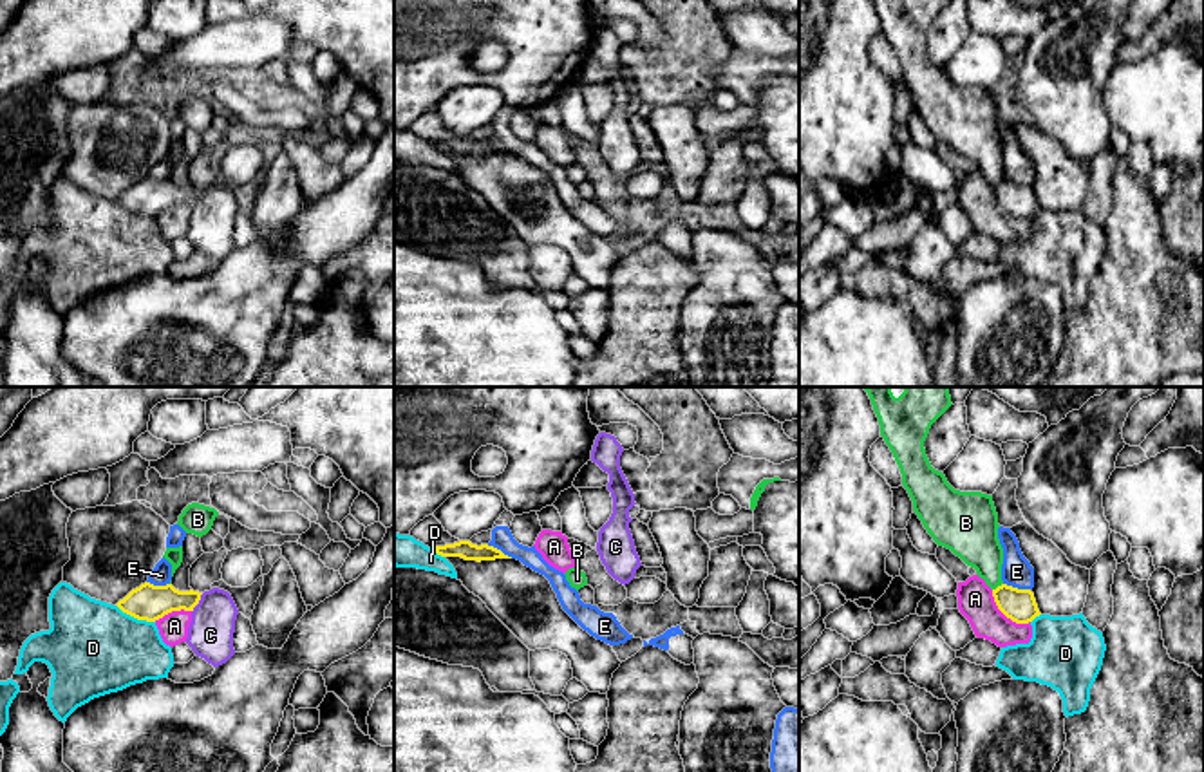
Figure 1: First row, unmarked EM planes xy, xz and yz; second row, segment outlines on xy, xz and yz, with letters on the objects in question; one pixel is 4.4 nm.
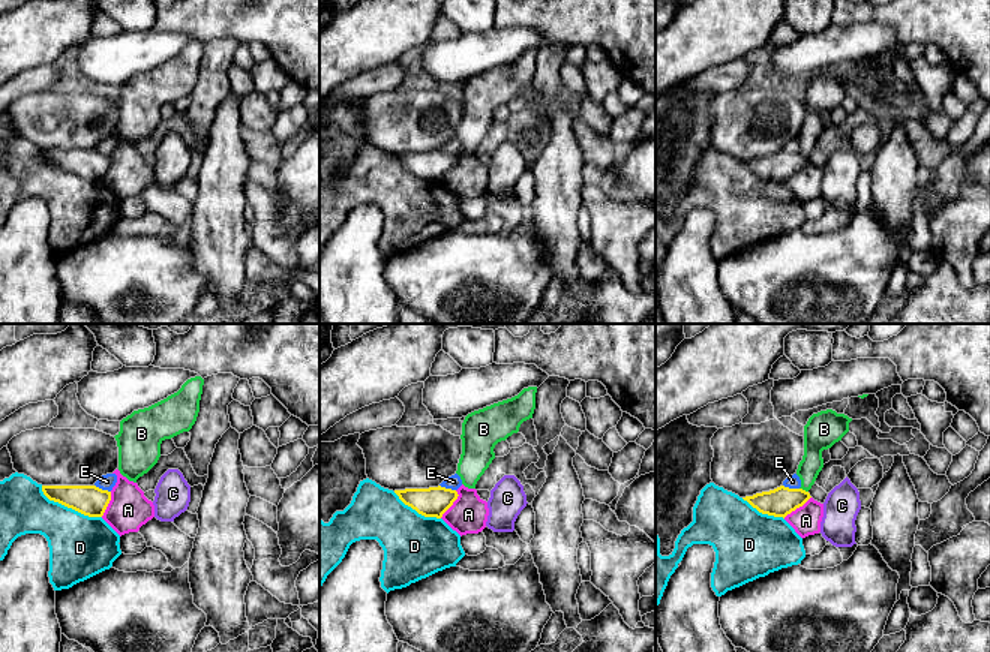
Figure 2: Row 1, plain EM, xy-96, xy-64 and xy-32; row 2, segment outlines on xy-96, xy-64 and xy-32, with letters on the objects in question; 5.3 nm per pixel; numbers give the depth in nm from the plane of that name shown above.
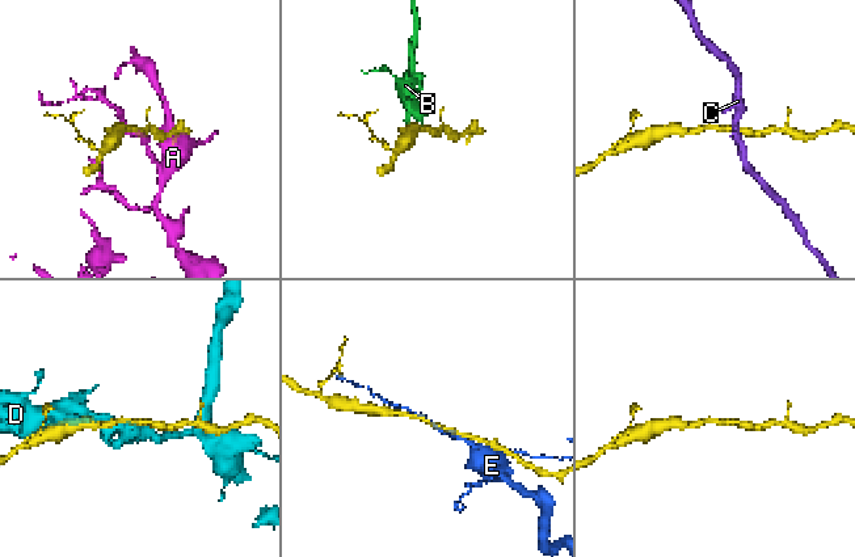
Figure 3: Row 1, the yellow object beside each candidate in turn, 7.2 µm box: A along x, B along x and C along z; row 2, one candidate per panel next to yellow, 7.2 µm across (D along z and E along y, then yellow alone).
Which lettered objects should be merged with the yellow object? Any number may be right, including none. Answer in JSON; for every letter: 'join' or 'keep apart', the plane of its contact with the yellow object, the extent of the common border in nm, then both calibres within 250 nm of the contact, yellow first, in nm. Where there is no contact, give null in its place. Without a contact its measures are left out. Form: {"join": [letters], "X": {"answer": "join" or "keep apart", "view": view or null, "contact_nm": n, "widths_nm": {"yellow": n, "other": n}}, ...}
{"join": [], "A": {"answer": "keep apart", "view": "yz", "contact_nm": 220, "widths_nm": {"yellow": 150, "other": 160}}, "B": {"answer": "keep apart", "view": "yz", "contact_nm": 60, "widths_nm": {"yellow": 150, "other": 220}}, "C": {"answer": "keep apart", "view": "xy", "contact_nm": 100, "widths_nm": {"yellow": 160, "other": 200}}, "D": {"answer": "keep apart", "view": "xy", "contact_nm": 190, "widths_nm": {"yellow": 160, "other": 420}}, "E": {"answer": "keep apart", "view": "yz", "contact_nm": 120, "widths_nm": {"yellow": 150, "other": 140}}}

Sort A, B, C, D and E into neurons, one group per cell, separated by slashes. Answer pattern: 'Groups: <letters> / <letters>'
Groups: A / B / C / D / E

